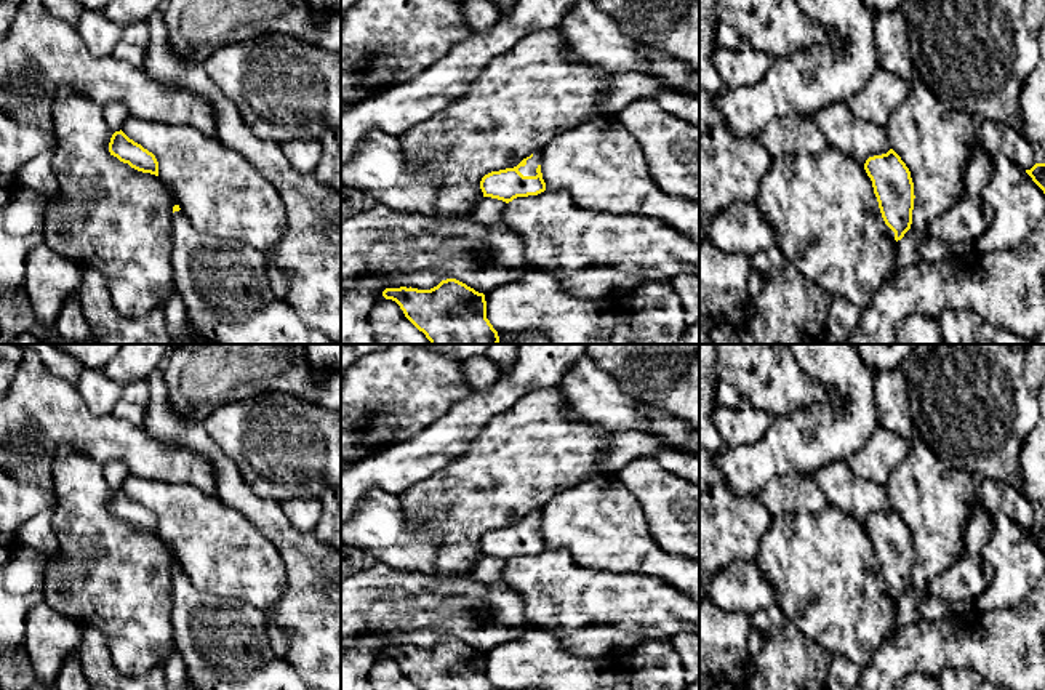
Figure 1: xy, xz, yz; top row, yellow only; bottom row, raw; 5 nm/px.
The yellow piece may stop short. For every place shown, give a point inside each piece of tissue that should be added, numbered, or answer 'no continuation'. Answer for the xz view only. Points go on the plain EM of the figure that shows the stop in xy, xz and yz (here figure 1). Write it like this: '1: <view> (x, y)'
1: xz (532, 522)

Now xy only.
1: xy (224, 642)

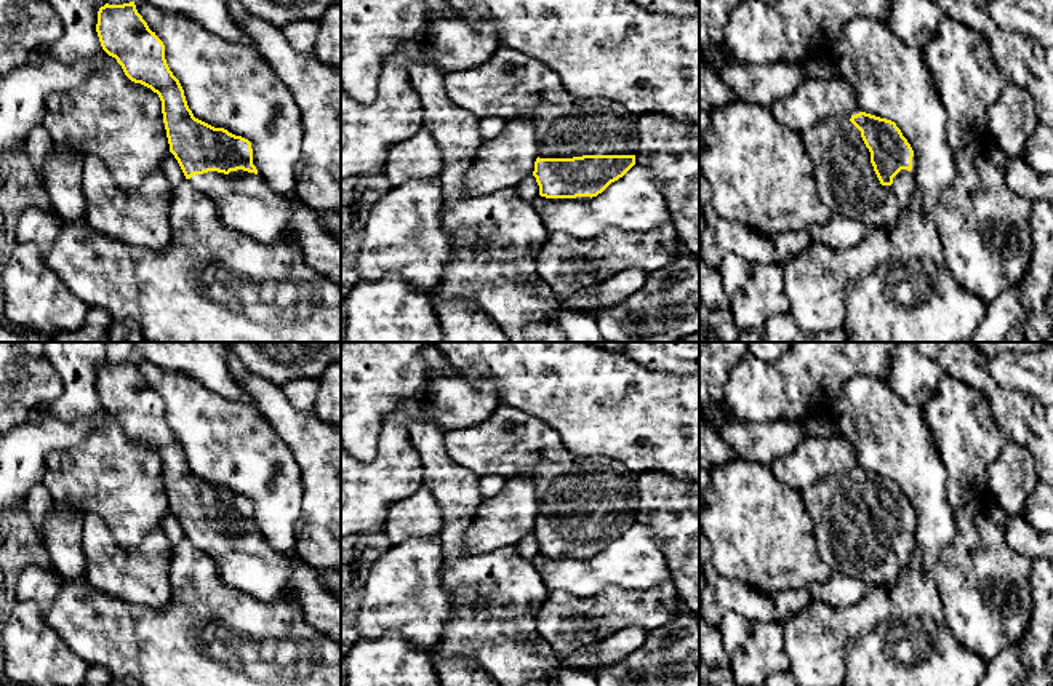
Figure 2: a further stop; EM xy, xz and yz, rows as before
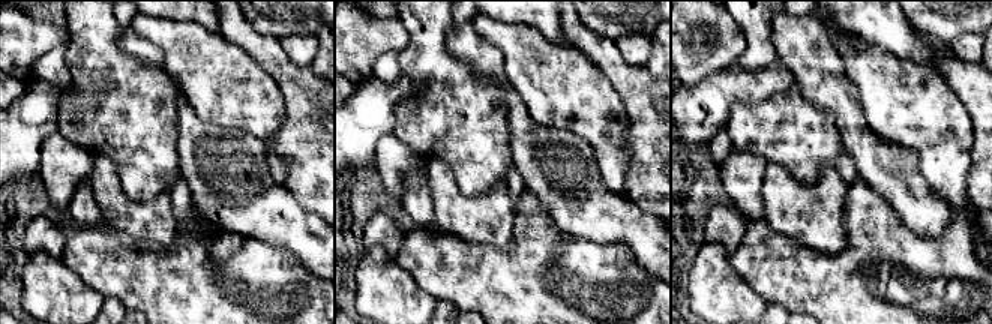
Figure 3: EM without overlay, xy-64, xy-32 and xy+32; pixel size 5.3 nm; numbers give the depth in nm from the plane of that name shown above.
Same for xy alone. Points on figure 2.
1: xy (245, 562)

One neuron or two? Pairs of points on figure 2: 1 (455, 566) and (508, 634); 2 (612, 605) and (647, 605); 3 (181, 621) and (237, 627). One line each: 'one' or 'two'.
1: one
2: one
3: one

